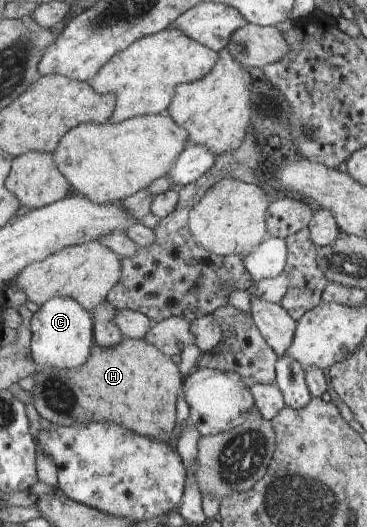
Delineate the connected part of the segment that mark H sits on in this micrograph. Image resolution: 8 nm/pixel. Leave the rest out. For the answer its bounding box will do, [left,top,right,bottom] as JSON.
[32,337,185,441]

